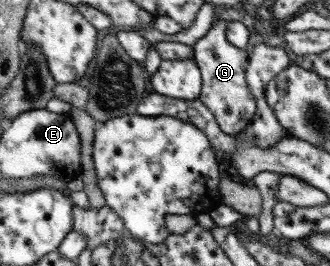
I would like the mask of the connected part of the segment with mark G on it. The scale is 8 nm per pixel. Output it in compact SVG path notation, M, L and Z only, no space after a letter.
M217 18L210 30L194 44L194 60L202 76L202 89L198 98L213 113L219 129L228 135L243 130L255 117L257 106L249 94L249 85L245 82L245 71L249 67L249 54L229 43L226 38L227 22Z

